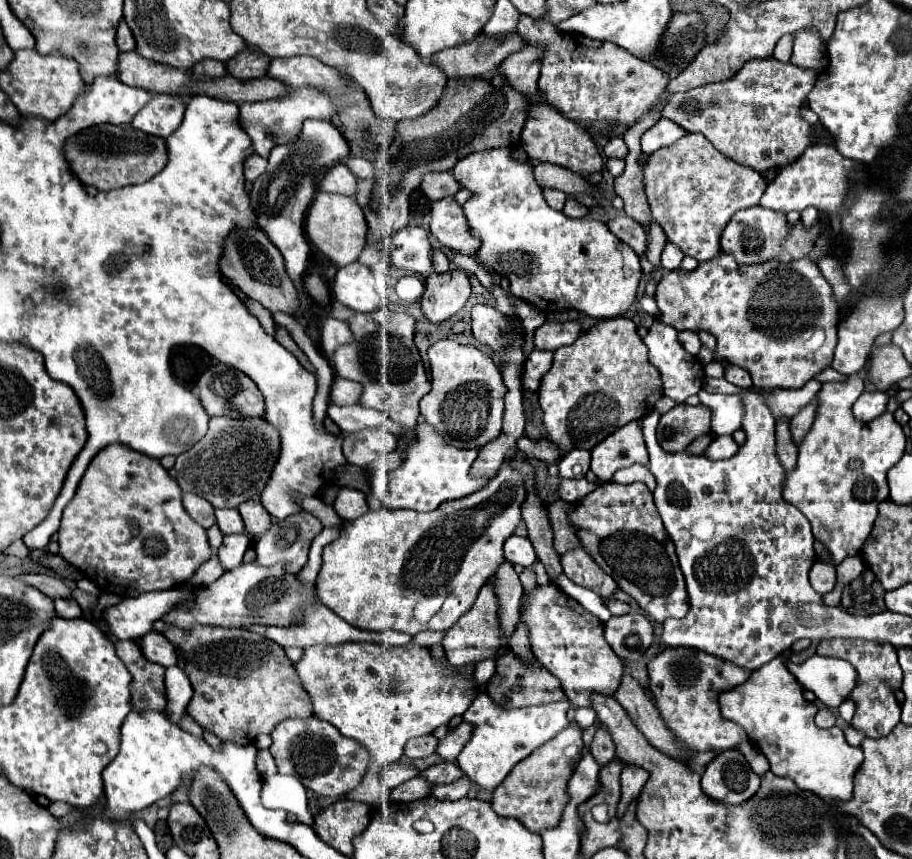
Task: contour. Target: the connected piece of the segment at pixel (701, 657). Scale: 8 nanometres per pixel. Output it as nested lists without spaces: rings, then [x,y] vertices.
[[[666,649],[648,663],[650,691],[656,697],[664,723],[676,733],[676,737],[696,751],[726,751],[744,741],[740,725],[724,719],[718,707],[718,693],[734,689],[748,679],[748,669],[738,669],[730,661],[710,657],[696,649]]]

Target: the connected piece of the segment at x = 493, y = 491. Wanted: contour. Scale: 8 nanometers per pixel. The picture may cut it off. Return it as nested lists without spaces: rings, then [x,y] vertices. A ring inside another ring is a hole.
[[[510,461],[502,463],[496,477],[480,491],[462,499],[444,501],[438,509],[430,513],[386,509],[380,497],[386,495],[390,485],[390,473],[394,471],[389,472],[388,480],[374,480],[372,475],[369,479],[369,493],[366,496],[368,513],[354,521],[344,523],[344,527],[340,529],[340,537],[324,547],[322,553],[324,563],[316,579],[316,593],[320,601],[350,625],[368,631],[394,629],[400,633],[416,635],[426,629],[428,631],[450,629],[472,607],[482,585],[488,583],[492,573],[504,561],[502,545],[514,533],[514,529],[522,519],[520,507],[522,501],[526,499],[526,489],[524,489],[522,475],[516,473],[510,465],[512,465]],[[428,595],[444,595],[446,599],[442,609],[436,613],[436,617],[432,617],[428,623],[420,623],[414,617],[414,605],[418,599]]]

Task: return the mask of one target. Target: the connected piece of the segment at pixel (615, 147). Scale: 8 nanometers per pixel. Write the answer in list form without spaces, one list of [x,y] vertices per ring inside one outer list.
[[[614,137],[614,139],[610,139],[610,141],[606,143],[604,153],[606,153],[608,157],[626,159],[626,155],[628,155],[628,147],[626,147],[626,143],[624,143],[620,137]]]

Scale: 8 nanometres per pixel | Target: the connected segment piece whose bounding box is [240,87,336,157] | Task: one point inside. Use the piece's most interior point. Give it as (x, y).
(269, 123)

